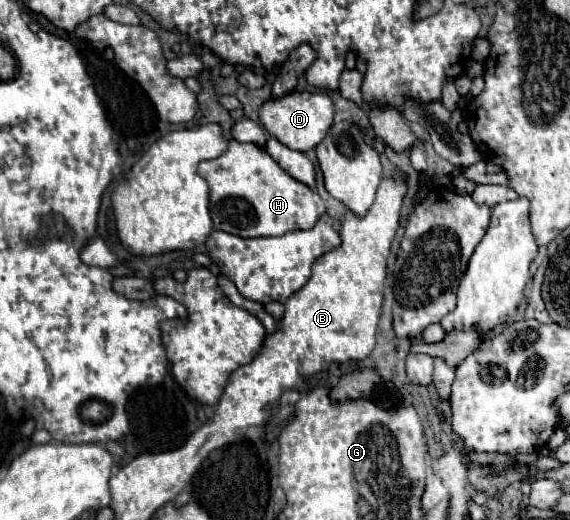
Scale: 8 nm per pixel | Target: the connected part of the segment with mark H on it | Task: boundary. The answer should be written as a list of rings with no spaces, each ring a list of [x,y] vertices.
[[[229,140],[227,150],[219,158],[205,160],[197,166],[197,174],[201,174],[201,178],[205,178],[205,182],[209,184],[209,214],[211,214],[213,226],[229,234],[239,234],[243,238],[283,236],[293,230],[313,228],[319,216],[325,212],[325,204],[317,194],[317,190],[291,178],[261,146],[251,142]]]

